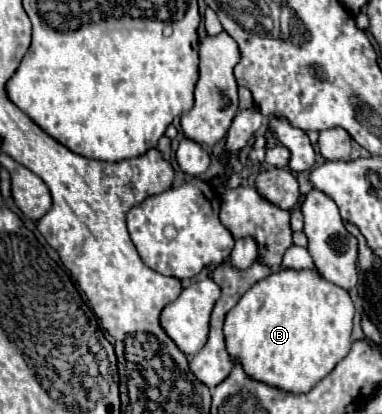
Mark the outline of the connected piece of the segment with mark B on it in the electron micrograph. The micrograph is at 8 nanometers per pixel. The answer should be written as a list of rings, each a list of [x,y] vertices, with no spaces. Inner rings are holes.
[[[316,266],[306,270],[284,268],[258,280],[230,310],[224,324],[226,346],[234,362],[240,362],[250,378],[294,394],[302,394],[326,374],[330,374],[332,368],[350,352],[352,318],[354,306],[348,292],[340,286],[334,286],[332,282],[326,282],[326,278],[318,274]]]

